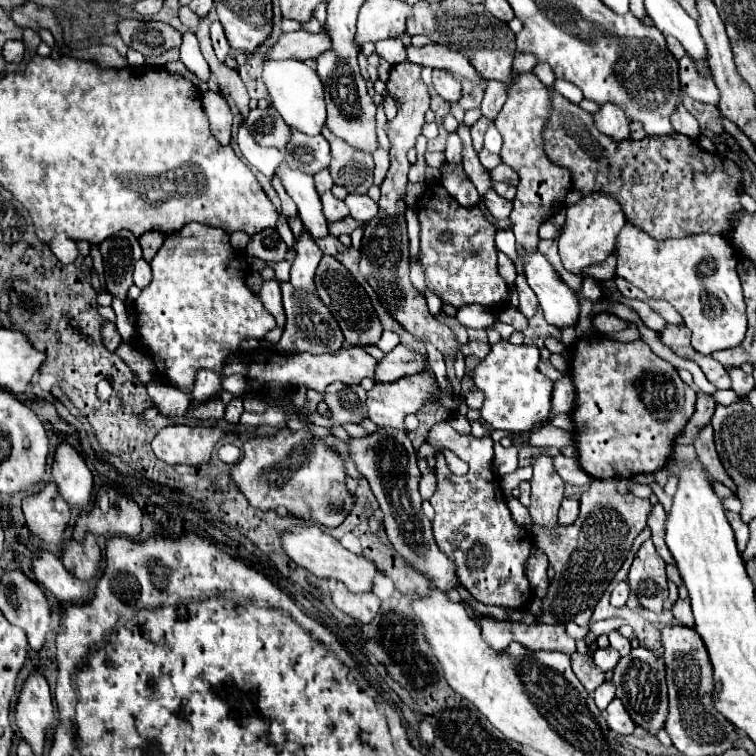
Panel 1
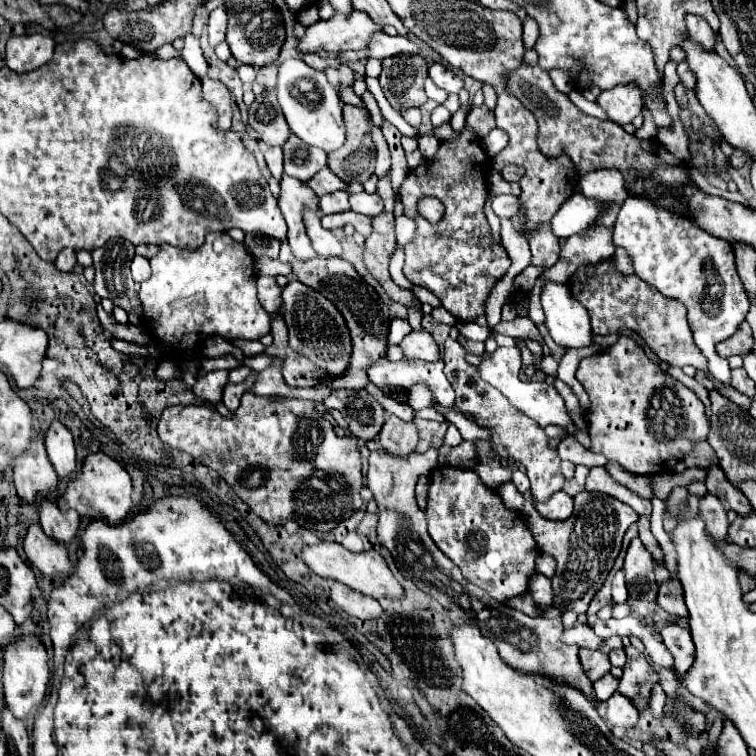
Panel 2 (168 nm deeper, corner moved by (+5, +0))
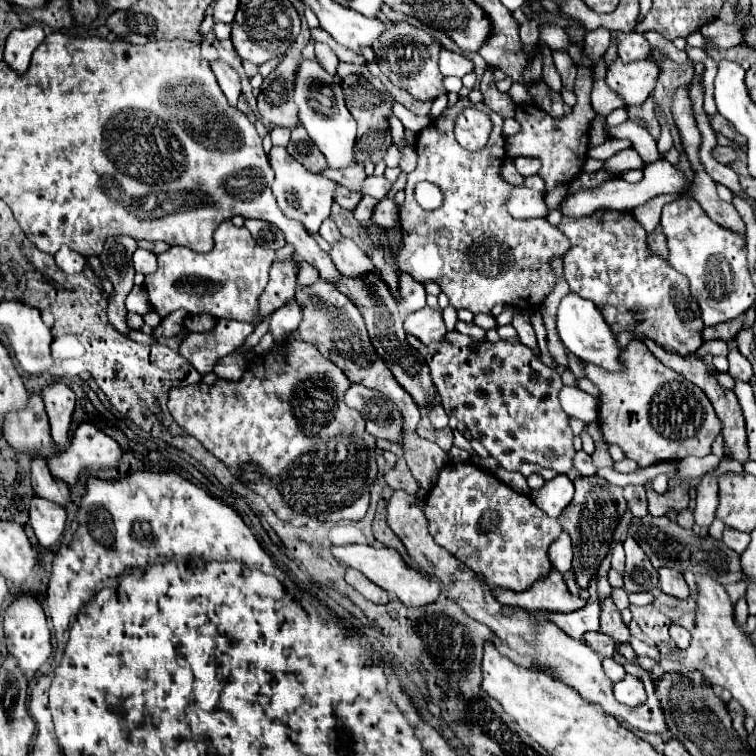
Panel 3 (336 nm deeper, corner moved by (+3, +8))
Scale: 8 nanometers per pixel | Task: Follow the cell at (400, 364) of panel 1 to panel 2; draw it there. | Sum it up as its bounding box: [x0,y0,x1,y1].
[401,329,439,361]

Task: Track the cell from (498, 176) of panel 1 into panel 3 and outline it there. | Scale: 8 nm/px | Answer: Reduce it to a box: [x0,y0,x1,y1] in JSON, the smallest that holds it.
[513,157,539,177]

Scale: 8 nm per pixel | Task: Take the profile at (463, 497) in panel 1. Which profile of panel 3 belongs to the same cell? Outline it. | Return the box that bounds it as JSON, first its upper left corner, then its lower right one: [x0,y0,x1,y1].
[425,463,561,593]

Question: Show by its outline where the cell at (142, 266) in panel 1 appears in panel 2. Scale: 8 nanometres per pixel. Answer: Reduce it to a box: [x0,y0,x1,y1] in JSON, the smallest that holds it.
[131,255,151,283]

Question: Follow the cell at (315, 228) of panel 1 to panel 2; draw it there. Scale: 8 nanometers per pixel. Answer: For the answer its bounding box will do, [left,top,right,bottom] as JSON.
[305,211,343,257]

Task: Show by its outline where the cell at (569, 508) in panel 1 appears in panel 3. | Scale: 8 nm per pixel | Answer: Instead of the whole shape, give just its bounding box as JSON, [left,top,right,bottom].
[529,475,573,517]

